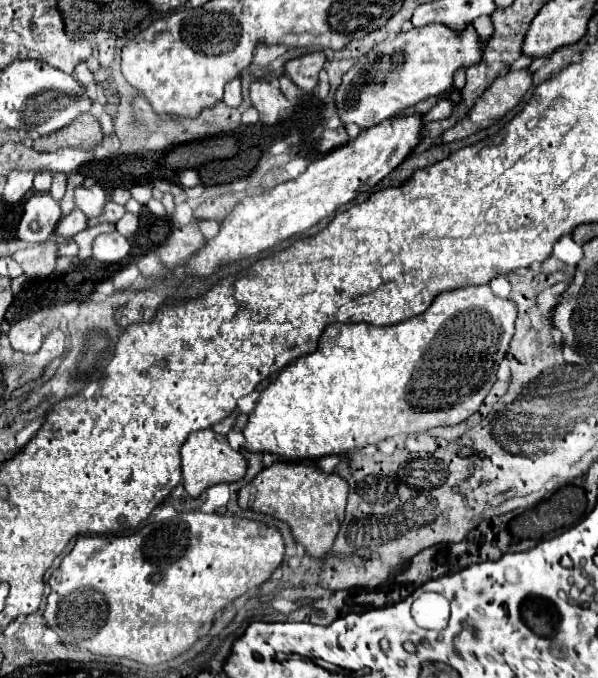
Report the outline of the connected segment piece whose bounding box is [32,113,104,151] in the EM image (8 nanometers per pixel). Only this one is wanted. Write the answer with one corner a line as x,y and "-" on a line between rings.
84,113
84,115
78,115
70,125
36,139
32,147
36,151
56,151
60,147
76,147
76,149
90,151
96,147
96,143
102,137
104,133
100,129
98,119
90,113

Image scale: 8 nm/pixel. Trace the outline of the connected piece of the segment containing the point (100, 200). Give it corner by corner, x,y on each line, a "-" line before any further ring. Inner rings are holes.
80,185
74,189
74,203
88,217
98,217
104,209
104,189
100,185
92,185
90,189

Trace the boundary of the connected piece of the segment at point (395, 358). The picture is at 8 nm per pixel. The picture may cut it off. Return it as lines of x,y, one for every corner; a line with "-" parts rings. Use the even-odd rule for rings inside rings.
480,285
440,293
424,313
396,325
328,325
318,349
296,359
262,391
244,427
244,447
278,453
284,459
320,459
394,435
420,433
438,425
458,425
478,411
492,389
496,365
506,359
514,337
514,321
516,305
496,297
488,285

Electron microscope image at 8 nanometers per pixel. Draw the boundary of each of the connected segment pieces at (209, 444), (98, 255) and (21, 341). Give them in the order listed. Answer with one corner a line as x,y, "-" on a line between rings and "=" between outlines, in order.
204,429
204,431
192,433
186,439
186,443
182,445
180,455
182,455
184,489
192,497
198,497
202,491
206,491
208,487
212,487
216,483
240,481
240,479
244,479
244,475
248,471
248,459
238,449
232,449
224,435
218,435
212,429
=
118,231
108,235
98,235
94,241
94,259
100,263
116,263
124,259
130,251
130,243
126,237
122,237
=
22,319
10,327
10,345
22,353
36,353
42,345
42,329
32,319

